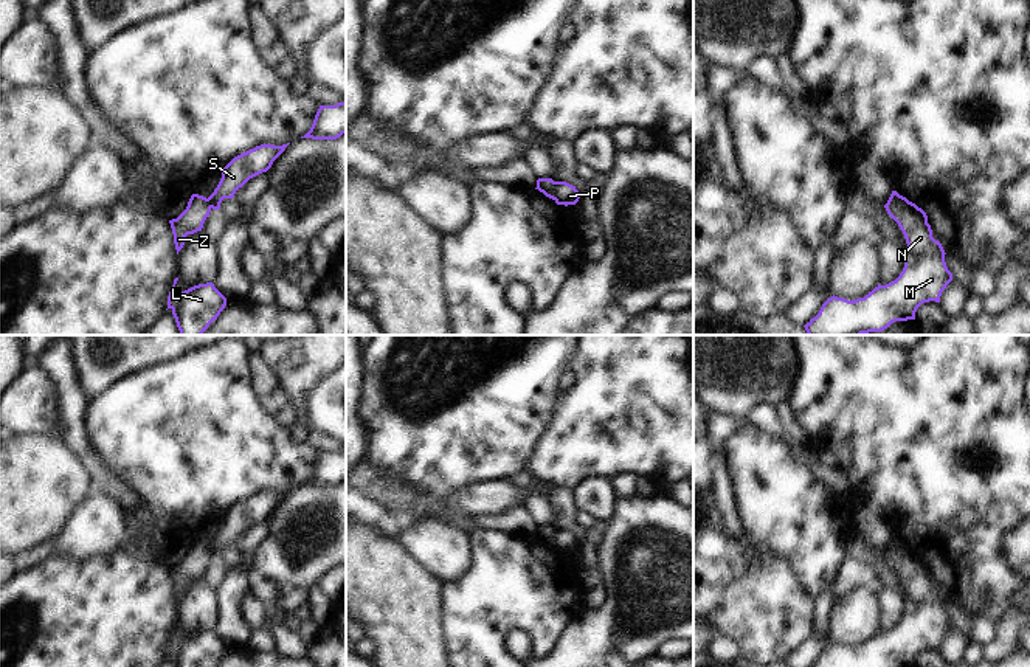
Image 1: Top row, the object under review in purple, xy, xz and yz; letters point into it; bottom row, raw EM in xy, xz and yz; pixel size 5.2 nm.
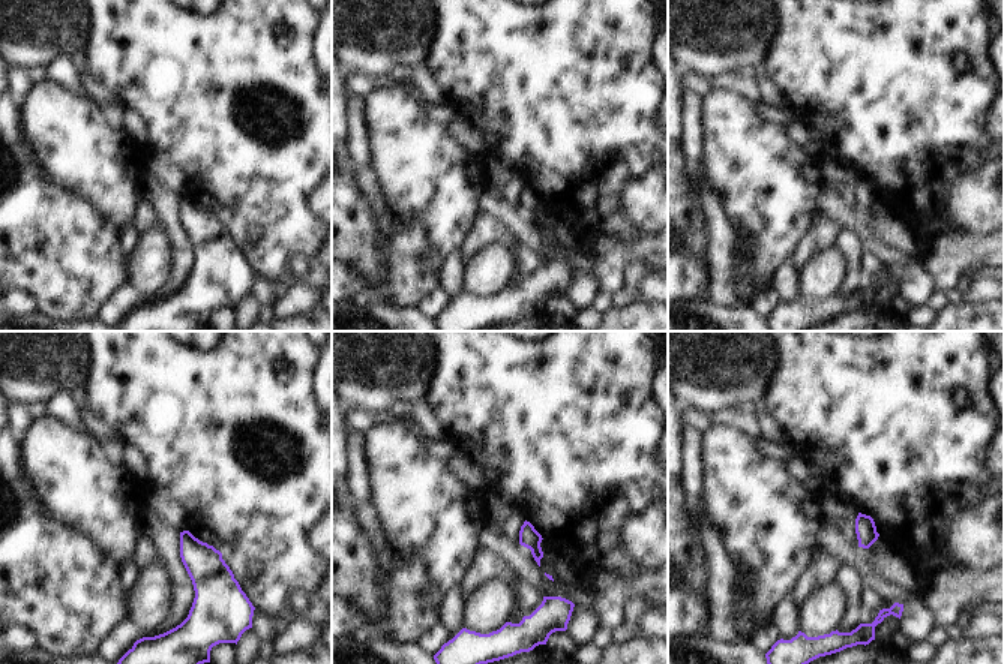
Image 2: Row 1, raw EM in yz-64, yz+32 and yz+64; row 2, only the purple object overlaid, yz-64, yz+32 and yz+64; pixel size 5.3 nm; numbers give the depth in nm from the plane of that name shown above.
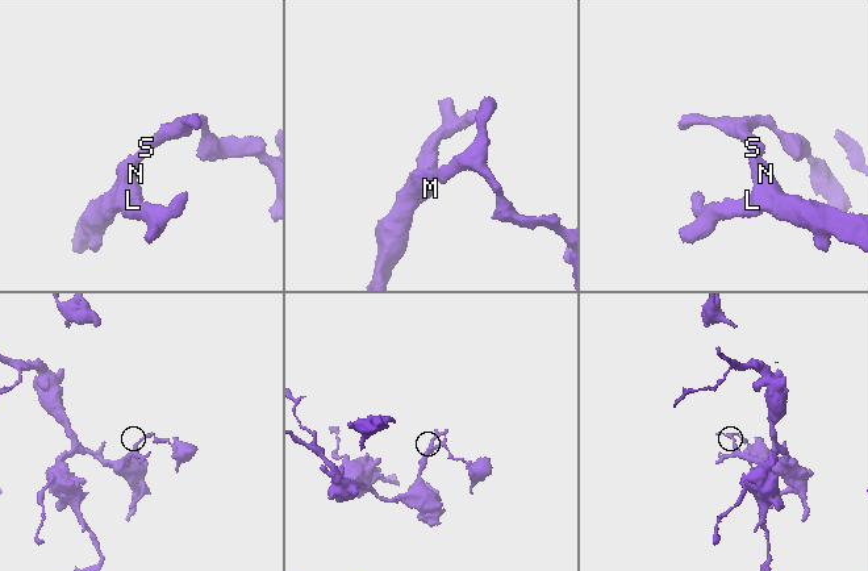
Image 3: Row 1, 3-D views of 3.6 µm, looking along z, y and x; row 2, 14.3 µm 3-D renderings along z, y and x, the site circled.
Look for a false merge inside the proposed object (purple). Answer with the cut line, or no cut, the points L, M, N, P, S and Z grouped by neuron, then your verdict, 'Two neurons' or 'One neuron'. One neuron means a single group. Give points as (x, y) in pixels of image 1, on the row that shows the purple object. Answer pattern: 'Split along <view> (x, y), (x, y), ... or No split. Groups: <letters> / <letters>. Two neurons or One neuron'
Split along yz (889, 199), (908, 202). Groups: L M N Z / P S. Two neurons.

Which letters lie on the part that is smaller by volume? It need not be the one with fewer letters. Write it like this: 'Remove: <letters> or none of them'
Remove: P, S.

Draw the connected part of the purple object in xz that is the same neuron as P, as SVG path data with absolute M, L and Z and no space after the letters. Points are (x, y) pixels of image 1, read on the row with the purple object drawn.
M557 181L554 195L555 195L555 203L565 206L575 205L580 199L580 194L575 189L575 186L566 181Z

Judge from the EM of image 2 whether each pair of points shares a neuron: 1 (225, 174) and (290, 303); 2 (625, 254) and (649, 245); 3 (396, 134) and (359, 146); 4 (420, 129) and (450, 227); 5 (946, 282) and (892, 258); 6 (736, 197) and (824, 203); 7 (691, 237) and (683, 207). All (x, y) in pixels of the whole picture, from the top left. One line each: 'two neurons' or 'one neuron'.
1: two neurons
2: one neuron
3: two neurons
4: one neuron
5: two neurons
6: two neurons
7: one neuron

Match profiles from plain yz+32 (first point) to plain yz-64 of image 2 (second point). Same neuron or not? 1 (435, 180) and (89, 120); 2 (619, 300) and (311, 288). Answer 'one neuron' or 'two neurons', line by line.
1: one neuron
2: one neuron

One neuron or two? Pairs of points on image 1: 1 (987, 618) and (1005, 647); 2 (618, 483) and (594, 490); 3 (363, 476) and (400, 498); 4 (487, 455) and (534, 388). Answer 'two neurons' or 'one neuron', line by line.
1: two neurons
2: two neurons
3: one neuron
4: one neuron

